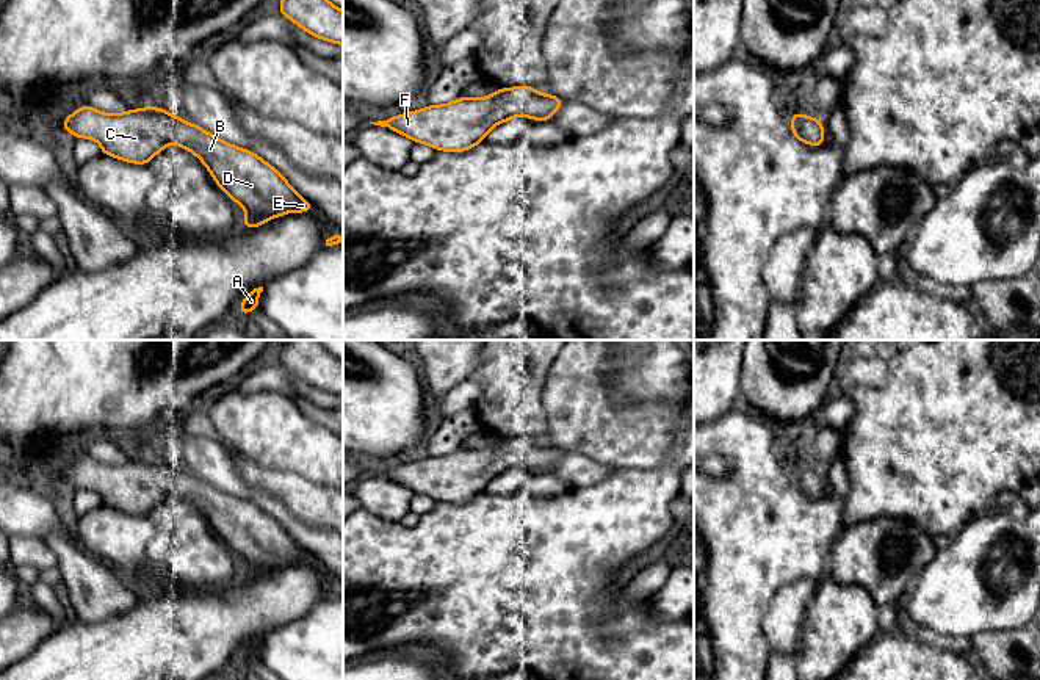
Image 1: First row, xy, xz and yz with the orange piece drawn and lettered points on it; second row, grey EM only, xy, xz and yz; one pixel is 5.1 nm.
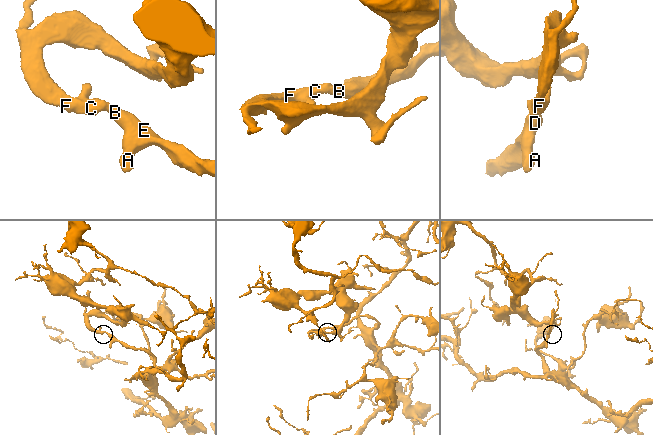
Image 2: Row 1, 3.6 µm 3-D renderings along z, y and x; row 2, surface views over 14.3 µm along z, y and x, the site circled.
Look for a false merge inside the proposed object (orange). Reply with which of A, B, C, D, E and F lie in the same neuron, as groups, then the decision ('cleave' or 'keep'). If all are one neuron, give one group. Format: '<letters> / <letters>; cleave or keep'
A B C D E F; keep

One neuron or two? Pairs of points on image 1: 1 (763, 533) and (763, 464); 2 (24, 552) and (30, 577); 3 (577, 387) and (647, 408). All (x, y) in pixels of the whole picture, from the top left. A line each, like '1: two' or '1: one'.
1: one
2: two
3: one

